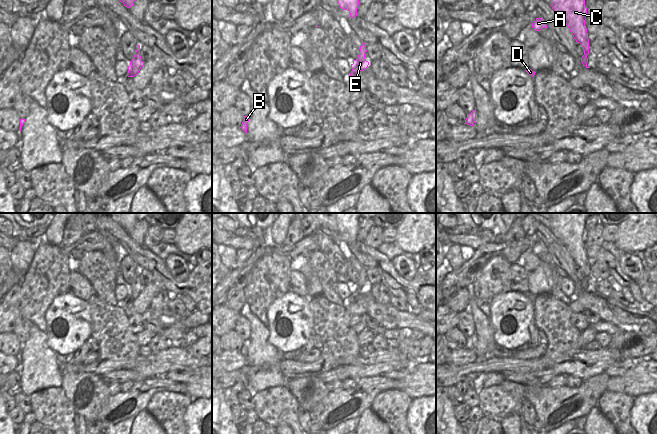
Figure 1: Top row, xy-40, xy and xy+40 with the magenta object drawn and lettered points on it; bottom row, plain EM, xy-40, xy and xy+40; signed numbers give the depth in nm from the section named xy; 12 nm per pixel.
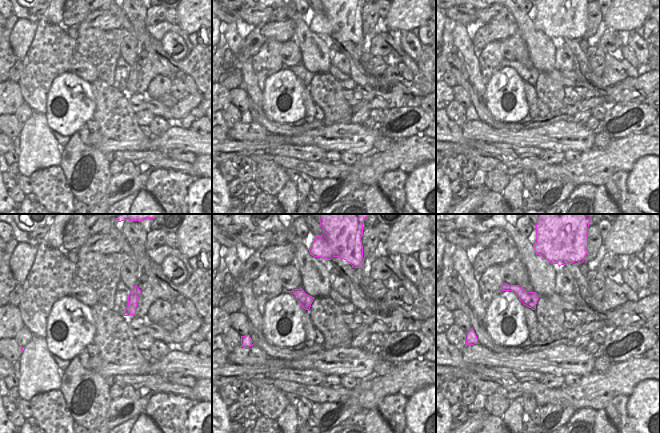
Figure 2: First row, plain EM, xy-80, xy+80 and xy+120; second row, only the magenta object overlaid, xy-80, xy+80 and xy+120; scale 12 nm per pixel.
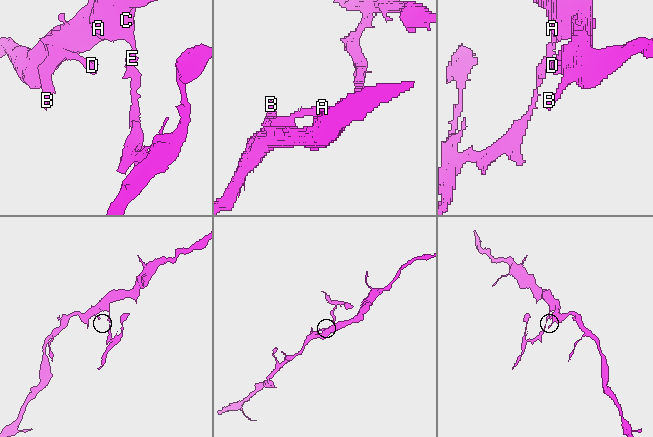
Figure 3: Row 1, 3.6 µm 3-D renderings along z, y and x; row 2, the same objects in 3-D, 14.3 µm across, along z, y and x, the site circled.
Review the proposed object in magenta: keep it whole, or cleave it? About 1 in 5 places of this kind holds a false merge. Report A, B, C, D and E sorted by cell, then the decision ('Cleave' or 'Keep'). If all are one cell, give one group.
Groups: A B C D / E. Cleave.

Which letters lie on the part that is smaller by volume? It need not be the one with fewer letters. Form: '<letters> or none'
E

